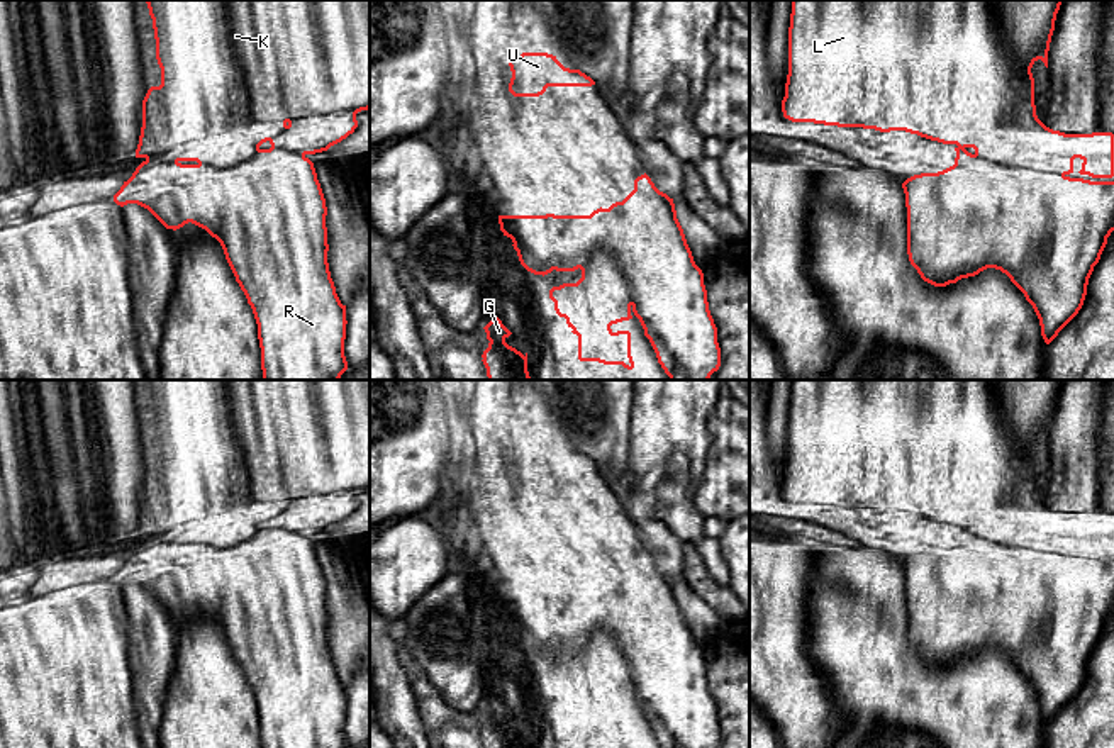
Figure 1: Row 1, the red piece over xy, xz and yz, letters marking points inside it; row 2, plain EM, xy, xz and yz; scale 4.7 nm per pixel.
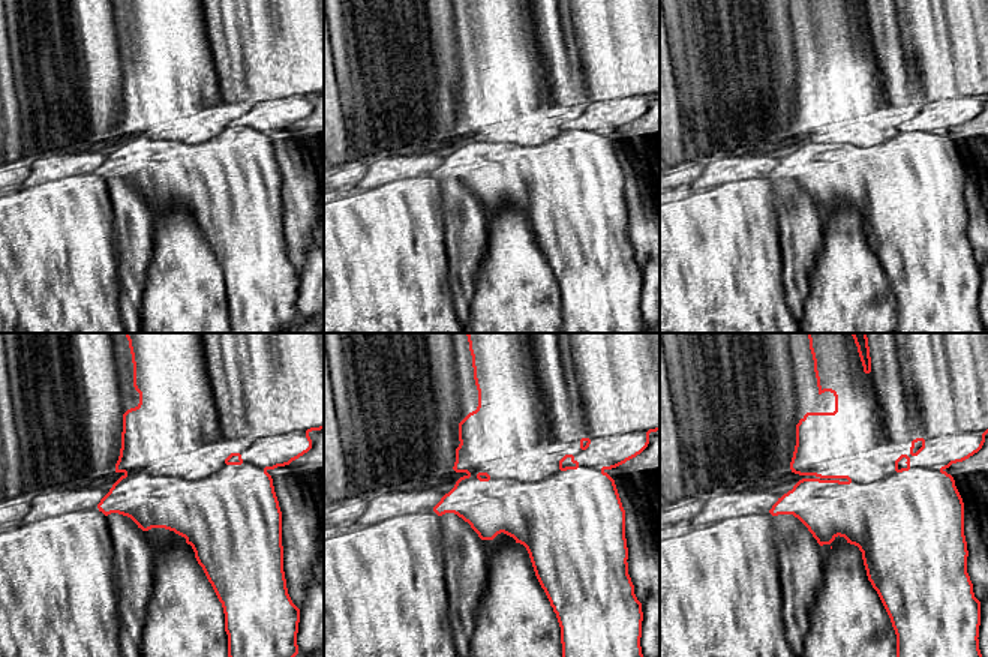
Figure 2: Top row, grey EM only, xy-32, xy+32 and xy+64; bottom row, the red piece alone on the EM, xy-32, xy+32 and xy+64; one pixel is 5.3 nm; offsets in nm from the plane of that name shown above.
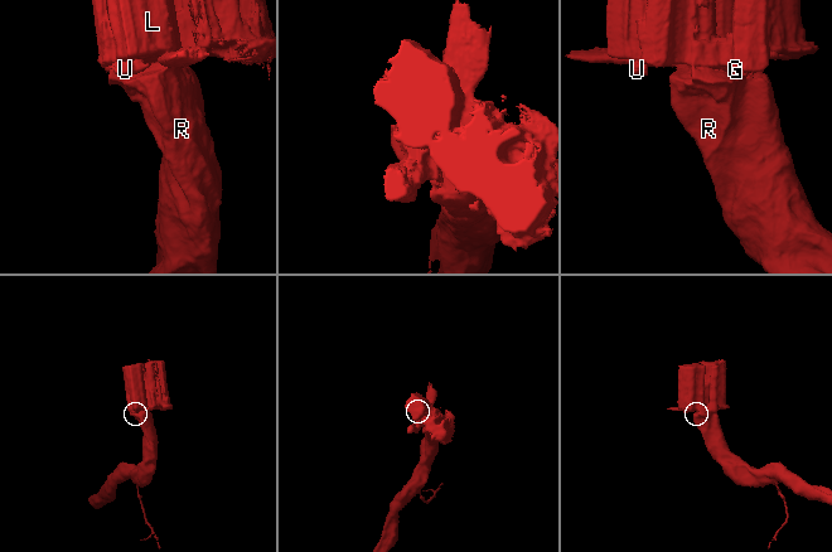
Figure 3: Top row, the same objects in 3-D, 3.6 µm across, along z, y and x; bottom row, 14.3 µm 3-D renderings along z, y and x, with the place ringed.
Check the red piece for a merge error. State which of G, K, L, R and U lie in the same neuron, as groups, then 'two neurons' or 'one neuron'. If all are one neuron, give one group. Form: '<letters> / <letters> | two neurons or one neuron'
G K L U / R | two neurons

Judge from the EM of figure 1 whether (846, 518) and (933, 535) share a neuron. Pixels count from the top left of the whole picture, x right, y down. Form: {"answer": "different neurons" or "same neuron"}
{"answer": "same neuron"}

